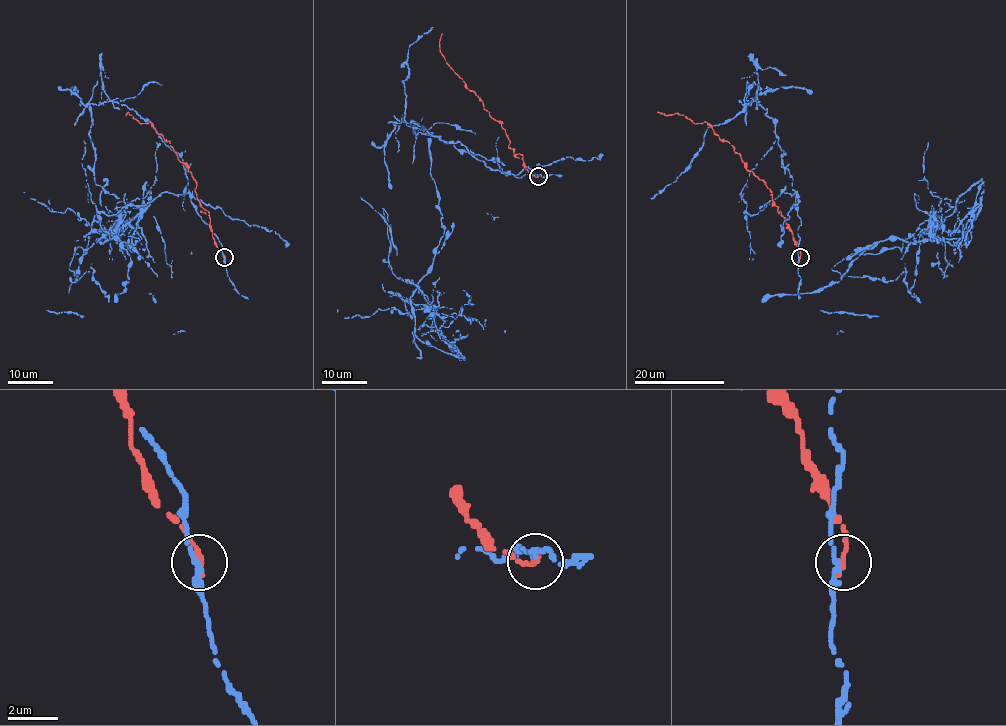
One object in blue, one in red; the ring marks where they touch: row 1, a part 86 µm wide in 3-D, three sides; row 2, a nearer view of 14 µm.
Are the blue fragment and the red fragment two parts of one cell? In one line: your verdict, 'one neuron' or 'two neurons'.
two neurons

